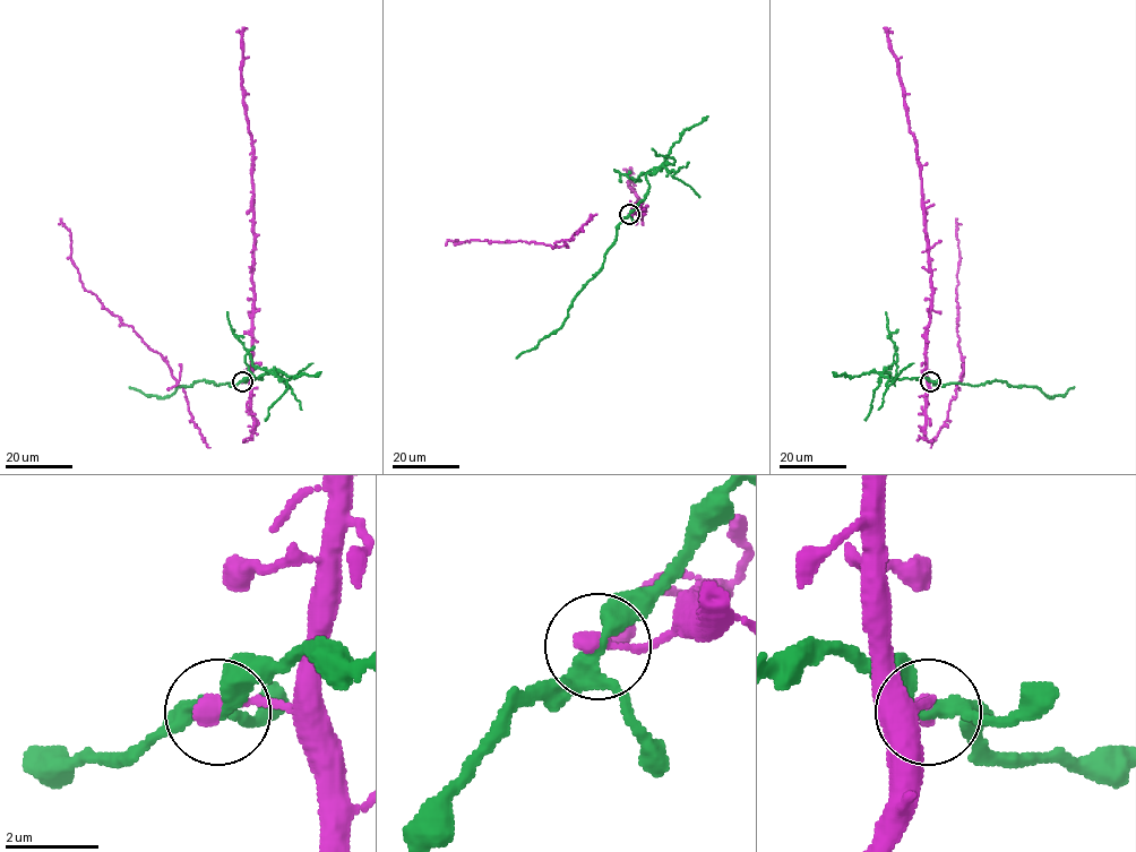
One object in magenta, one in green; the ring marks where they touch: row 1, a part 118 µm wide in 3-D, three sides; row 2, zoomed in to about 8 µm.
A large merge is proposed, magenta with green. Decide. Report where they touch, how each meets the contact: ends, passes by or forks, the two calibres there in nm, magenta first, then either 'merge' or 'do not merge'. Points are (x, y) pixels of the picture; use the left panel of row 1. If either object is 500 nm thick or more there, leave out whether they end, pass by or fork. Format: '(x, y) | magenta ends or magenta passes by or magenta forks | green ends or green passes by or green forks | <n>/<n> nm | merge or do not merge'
(242, 381) | magenta ends | green forks | 400/280 nm | do not merge

